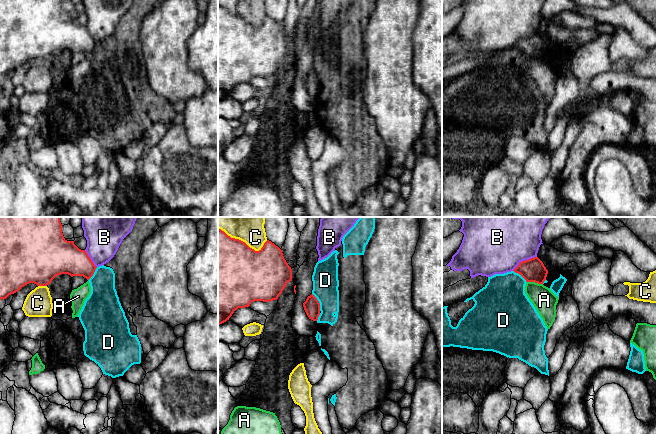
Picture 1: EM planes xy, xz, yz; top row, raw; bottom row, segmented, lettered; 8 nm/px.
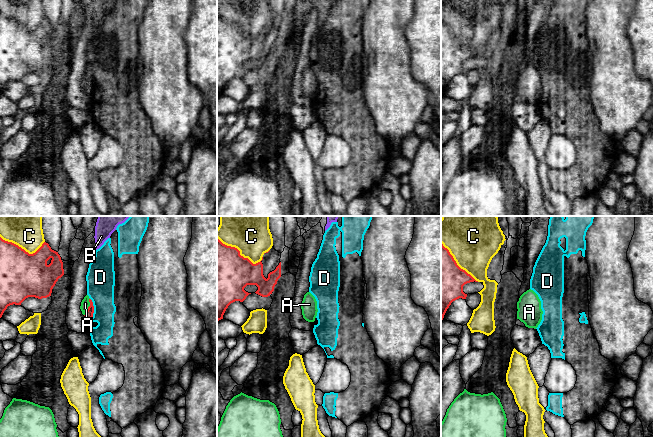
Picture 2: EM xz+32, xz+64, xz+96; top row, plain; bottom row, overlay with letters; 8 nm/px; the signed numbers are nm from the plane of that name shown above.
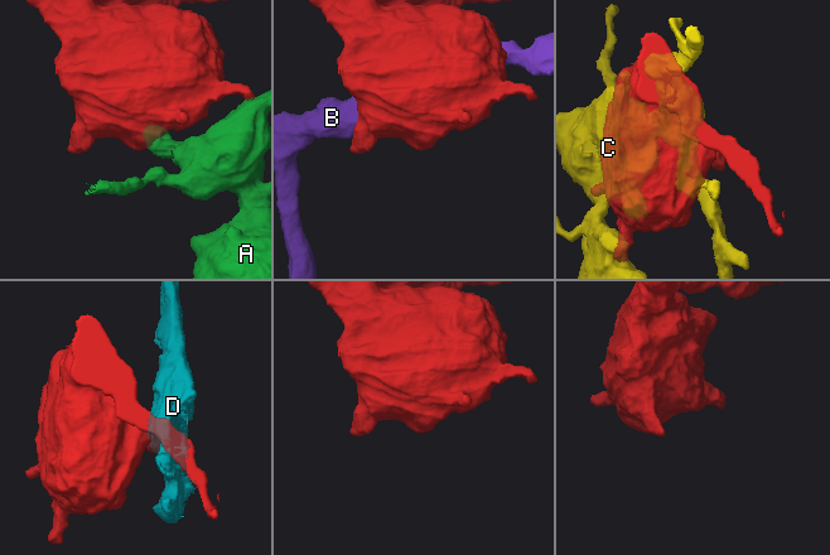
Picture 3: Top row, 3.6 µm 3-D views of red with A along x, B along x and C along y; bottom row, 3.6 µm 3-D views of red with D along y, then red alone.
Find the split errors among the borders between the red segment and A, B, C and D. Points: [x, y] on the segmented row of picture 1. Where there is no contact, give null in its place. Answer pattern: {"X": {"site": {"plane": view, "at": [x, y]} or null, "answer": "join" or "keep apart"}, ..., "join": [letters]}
{"A": {"site": {"plane": "yz", "at": [535, 282]}, "answer": "keep apart"}, "B": {"site": {"plane": "yz", "at": [525, 260]}, "answer": "keep apart"}, "C": {"site": {"plane": "xz", "at": [242, 241]}, "answer": "keep apart"}, "D": {"site": {"plane": "xz", "at": [318, 302]}, "answer": "keep apart"}, "join": []}

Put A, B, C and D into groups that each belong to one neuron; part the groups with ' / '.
A / B / C / D

